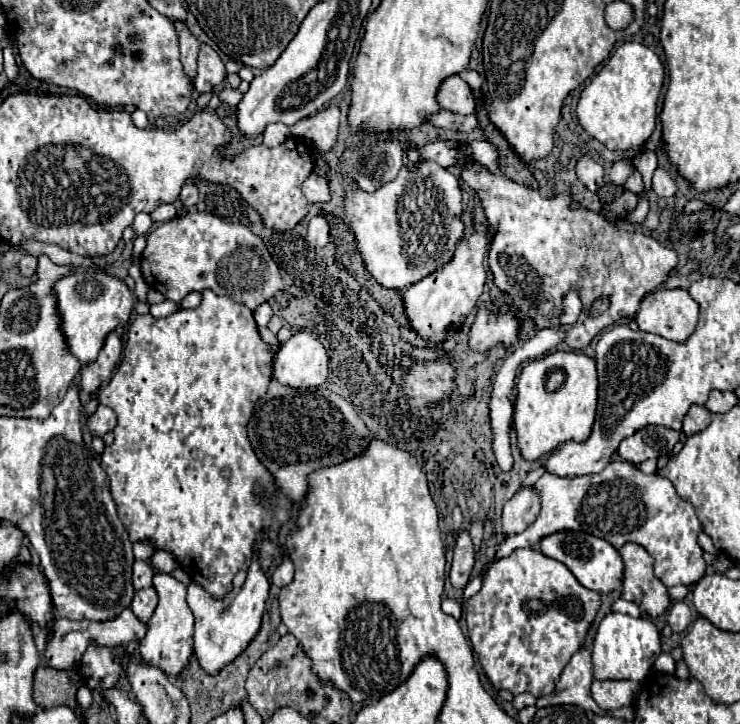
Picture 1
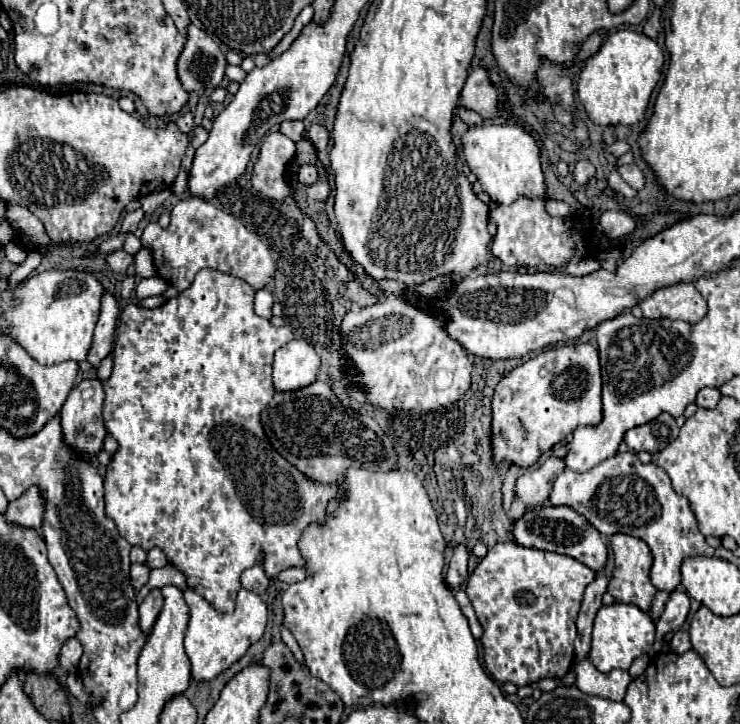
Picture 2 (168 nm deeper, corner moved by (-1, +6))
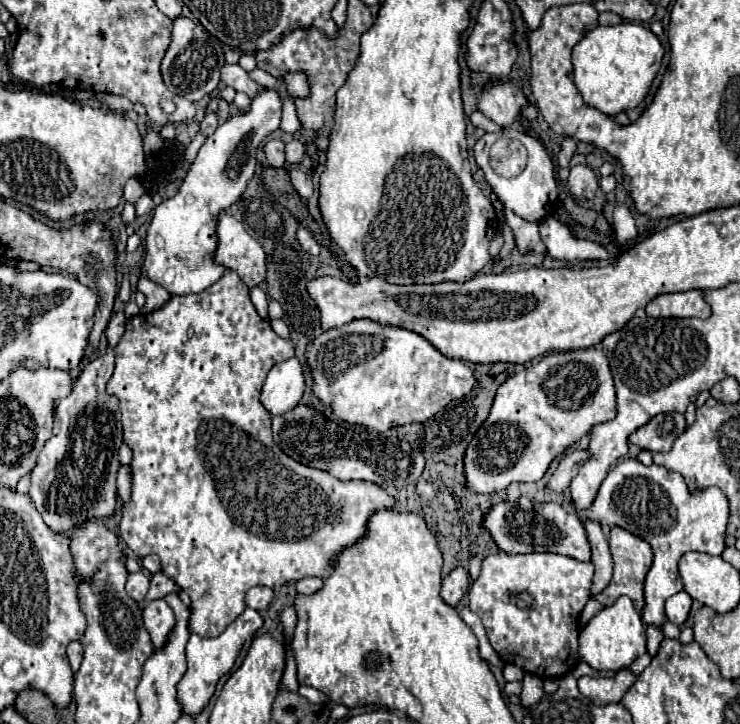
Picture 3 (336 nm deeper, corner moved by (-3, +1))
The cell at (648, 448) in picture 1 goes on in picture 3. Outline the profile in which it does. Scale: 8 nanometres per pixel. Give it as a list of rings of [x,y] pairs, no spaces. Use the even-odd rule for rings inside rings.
[[[667,412],[653,416],[645,426],[637,428],[629,440],[641,450],[669,452],[675,438],[685,430],[685,416],[681,412]]]

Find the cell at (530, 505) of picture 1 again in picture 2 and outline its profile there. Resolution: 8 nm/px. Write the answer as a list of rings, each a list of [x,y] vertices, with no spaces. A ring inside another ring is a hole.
[[[547,459],[539,469],[531,469],[523,473],[515,483],[515,495],[529,507],[539,507],[547,501],[553,479],[565,469],[563,459]]]

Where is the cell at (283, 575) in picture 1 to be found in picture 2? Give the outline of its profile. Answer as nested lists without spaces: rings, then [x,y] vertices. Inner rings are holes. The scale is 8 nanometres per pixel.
[[[289,567],[289,569],[283,569],[279,575],[277,575],[279,581],[283,583],[297,583],[297,581],[303,581],[305,579],[305,569],[303,567]]]

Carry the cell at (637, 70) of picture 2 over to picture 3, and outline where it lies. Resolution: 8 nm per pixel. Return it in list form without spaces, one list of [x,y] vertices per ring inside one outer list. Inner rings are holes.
[[[621,22],[615,26],[597,24],[593,30],[587,30],[573,48],[573,82],[591,108],[615,116],[643,102],[663,54],[659,38],[637,22]]]

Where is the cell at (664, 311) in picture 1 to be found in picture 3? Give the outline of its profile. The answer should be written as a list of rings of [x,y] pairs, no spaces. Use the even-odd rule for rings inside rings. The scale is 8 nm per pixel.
[[[687,290],[675,294],[659,294],[647,304],[645,312],[653,318],[707,318],[711,308],[705,302],[701,290]]]

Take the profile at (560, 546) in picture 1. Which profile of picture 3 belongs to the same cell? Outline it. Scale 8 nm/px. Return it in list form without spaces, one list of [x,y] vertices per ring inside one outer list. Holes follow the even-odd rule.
[[[497,502],[493,504],[487,514],[481,520],[481,526],[489,532],[493,542],[499,546],[499,550],[507,554],[527,554],[527,552],[555,552],[563,556],[571,556],[575,560],[589,562],[591,560],[591,548],[587,542],[585,528],[577,514],[557,502],[535,502],[529,508],[525,508],[521,502]]]

